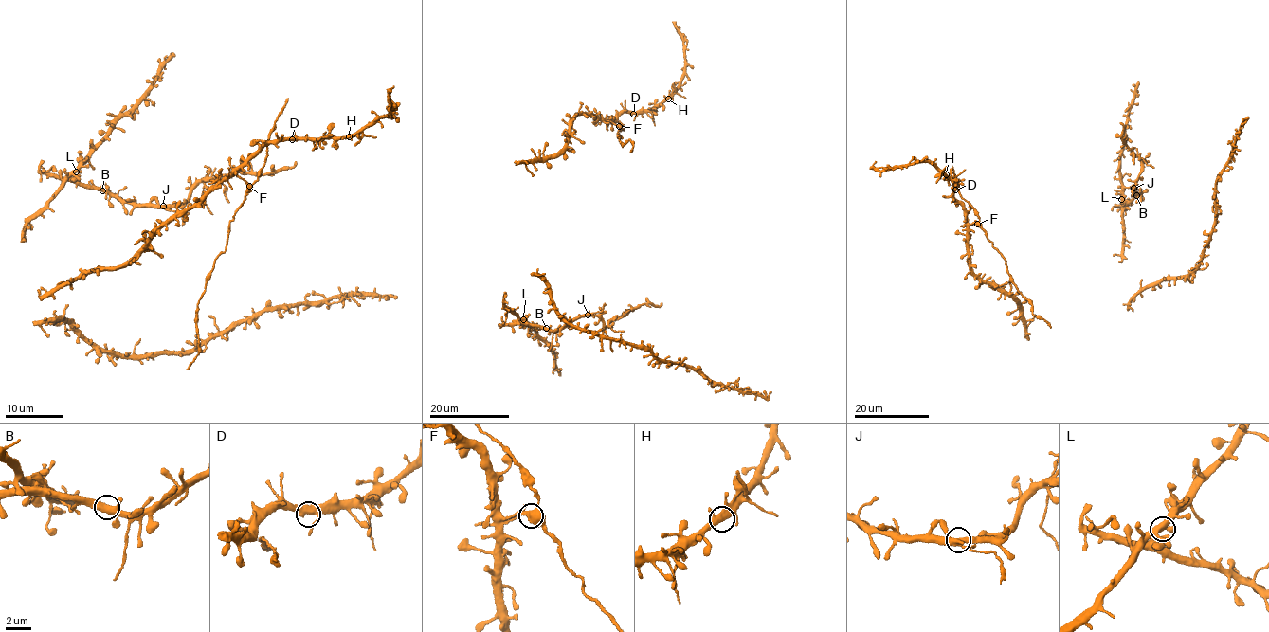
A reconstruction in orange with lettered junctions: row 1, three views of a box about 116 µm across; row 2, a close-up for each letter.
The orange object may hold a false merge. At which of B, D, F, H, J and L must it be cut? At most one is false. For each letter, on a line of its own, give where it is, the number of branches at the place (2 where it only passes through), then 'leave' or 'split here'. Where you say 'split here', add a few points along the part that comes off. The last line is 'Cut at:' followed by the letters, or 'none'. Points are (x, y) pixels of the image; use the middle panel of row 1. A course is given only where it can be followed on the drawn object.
B: place (546, 328); branches 3; leave
D: place (633, 114); branches 3; leave
F: place (619, 126); branches 3; split here; course (620, 126), (617, 134), (622, 137), (618, 138), (620, 135), (619, 140), (625, 144), (630, 141), (630, 151)
H: place (668, 99); branches 3; leave
J: place (588, 315); branches 3; leave
L: place (523, 319); branches 4; leave
Cut at: F

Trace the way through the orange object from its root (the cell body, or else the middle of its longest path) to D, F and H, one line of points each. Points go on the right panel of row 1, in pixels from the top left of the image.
D: (1036, 315), (1026, 326), (1023, 309), (1011, 297), (975, 277), (969, 225), (953, 196), (955, 189)
F: (1036, 315), (1026, 326), (1023, 309), (1011, 297), (975, 277), (968, 234), (969, 224), (977, 224)
H: (1036, 315), (1026, 326), (1023, 309), (1011, 297), (975, 277), (967, 217), (953, 196), (956, 182), (946, 174)

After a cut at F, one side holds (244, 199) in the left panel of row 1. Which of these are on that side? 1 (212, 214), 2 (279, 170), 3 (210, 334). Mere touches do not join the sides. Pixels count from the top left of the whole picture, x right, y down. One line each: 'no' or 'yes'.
1: no
2: no
3: no

